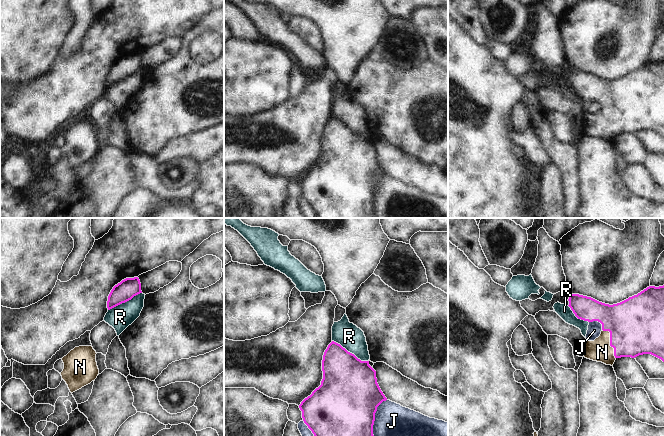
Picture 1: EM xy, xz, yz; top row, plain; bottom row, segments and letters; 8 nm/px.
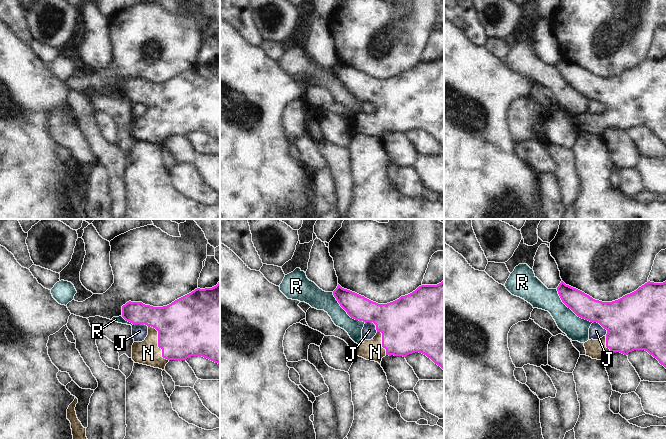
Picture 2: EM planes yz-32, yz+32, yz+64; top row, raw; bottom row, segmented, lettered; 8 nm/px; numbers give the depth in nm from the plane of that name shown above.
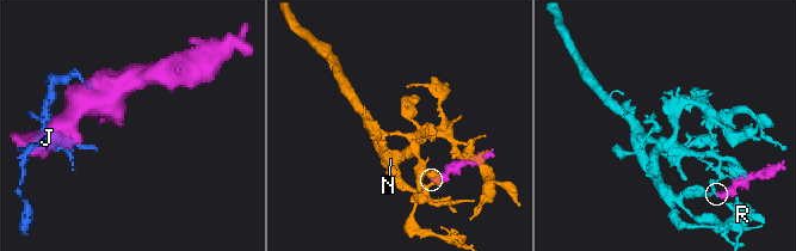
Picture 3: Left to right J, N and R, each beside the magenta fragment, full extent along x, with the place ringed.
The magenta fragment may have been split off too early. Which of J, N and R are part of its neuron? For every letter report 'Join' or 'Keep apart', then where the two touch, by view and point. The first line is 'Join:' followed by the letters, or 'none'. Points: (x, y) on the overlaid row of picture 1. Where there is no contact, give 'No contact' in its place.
Join: N
J: Keep apart. Touches magenta at xz (374, 417)
N: Join. Touches magenta at yz (610, 342)
R: Keep apart. Touches magenta at xz (349, 352)

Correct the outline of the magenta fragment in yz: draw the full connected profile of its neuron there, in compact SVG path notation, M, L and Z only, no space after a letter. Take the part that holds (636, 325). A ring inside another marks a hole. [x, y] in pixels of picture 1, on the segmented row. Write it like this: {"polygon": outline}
{"polygon": "M664 285L649 286L613 305L579 294L571 294L568 301L568 306L578 319L602 324L600 336L594 341L586 341L585 358L613 366L617 358L651 354L664 362Z"}

